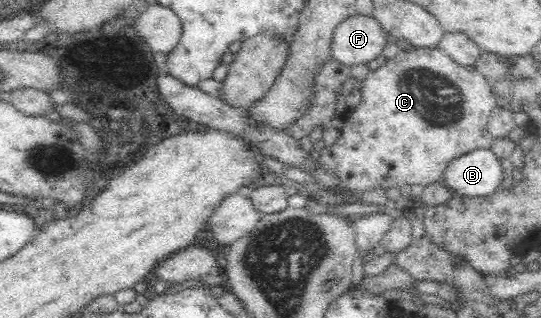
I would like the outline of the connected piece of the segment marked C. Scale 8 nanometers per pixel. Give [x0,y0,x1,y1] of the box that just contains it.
[315,46,496,195]

